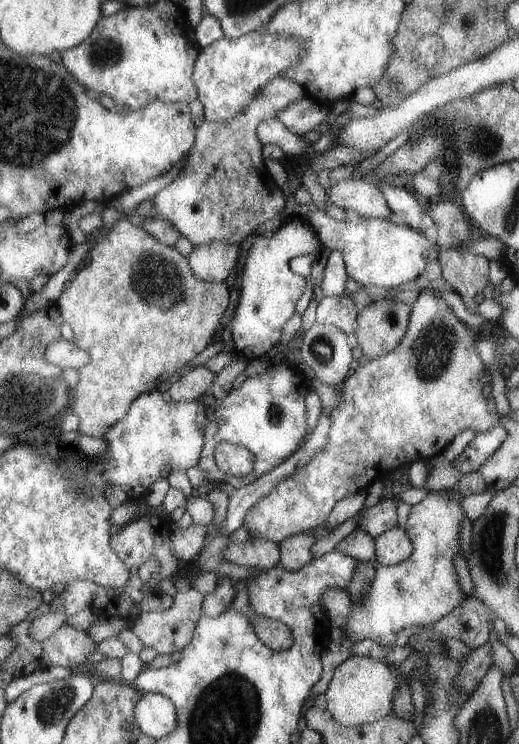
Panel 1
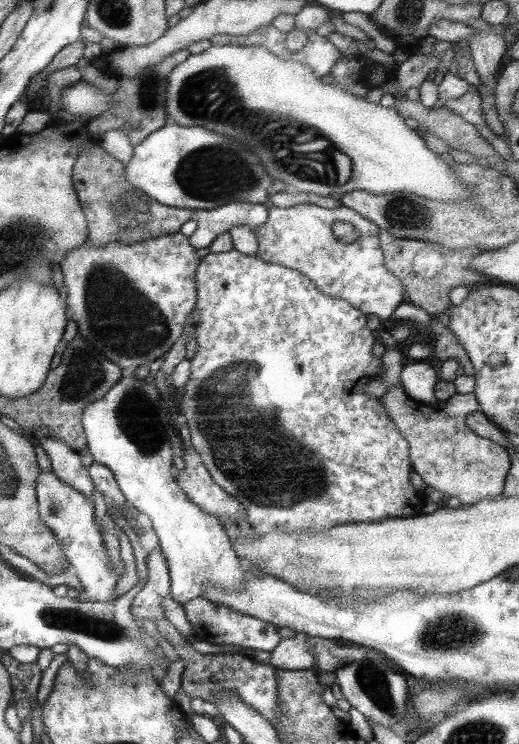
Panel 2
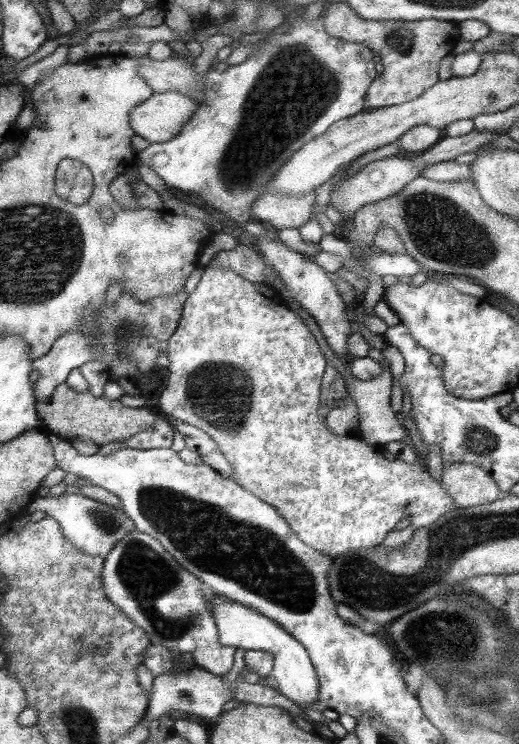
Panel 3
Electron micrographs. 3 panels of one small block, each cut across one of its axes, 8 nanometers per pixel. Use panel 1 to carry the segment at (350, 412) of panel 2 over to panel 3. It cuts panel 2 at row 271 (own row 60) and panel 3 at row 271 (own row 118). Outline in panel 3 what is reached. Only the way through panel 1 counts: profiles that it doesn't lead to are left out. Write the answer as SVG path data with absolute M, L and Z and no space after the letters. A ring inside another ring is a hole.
M213 262L201 271L202 277L196 289L188 295L178 326L168 339L168 354L166 356L168 356L170 365L167 368L168 382L164 383L166 389L162 391L158 404L161 415L175 418L209 434L217 444L218 450L230 464L232 480L244 488L246 492L250 492L252 496L256 496L259 500L276 508L280 516L288 522L288 526L300 542L314 548L314 551L324 553L332 558L349 552L378 547L390 532L396 530L396 524L404 518L410 520L409 526L416 531L434 524L440 517L455 510L454 500L448 496L448 492L444 492L444 487L440 486L440 482L430 476L428 468L422 460L408 464L408 462L396 458L391 462L382 455L379 448L367 445L360 437L348 434L336 436L328 430L325 418L316 413L320 408L321 380L327 367L326 357L320 351L316 338L310 333L310 329L289 306L280 308L280 304L266 298L260 292L260 288L254 286L254 283L236 275L236 272L216 267Z

